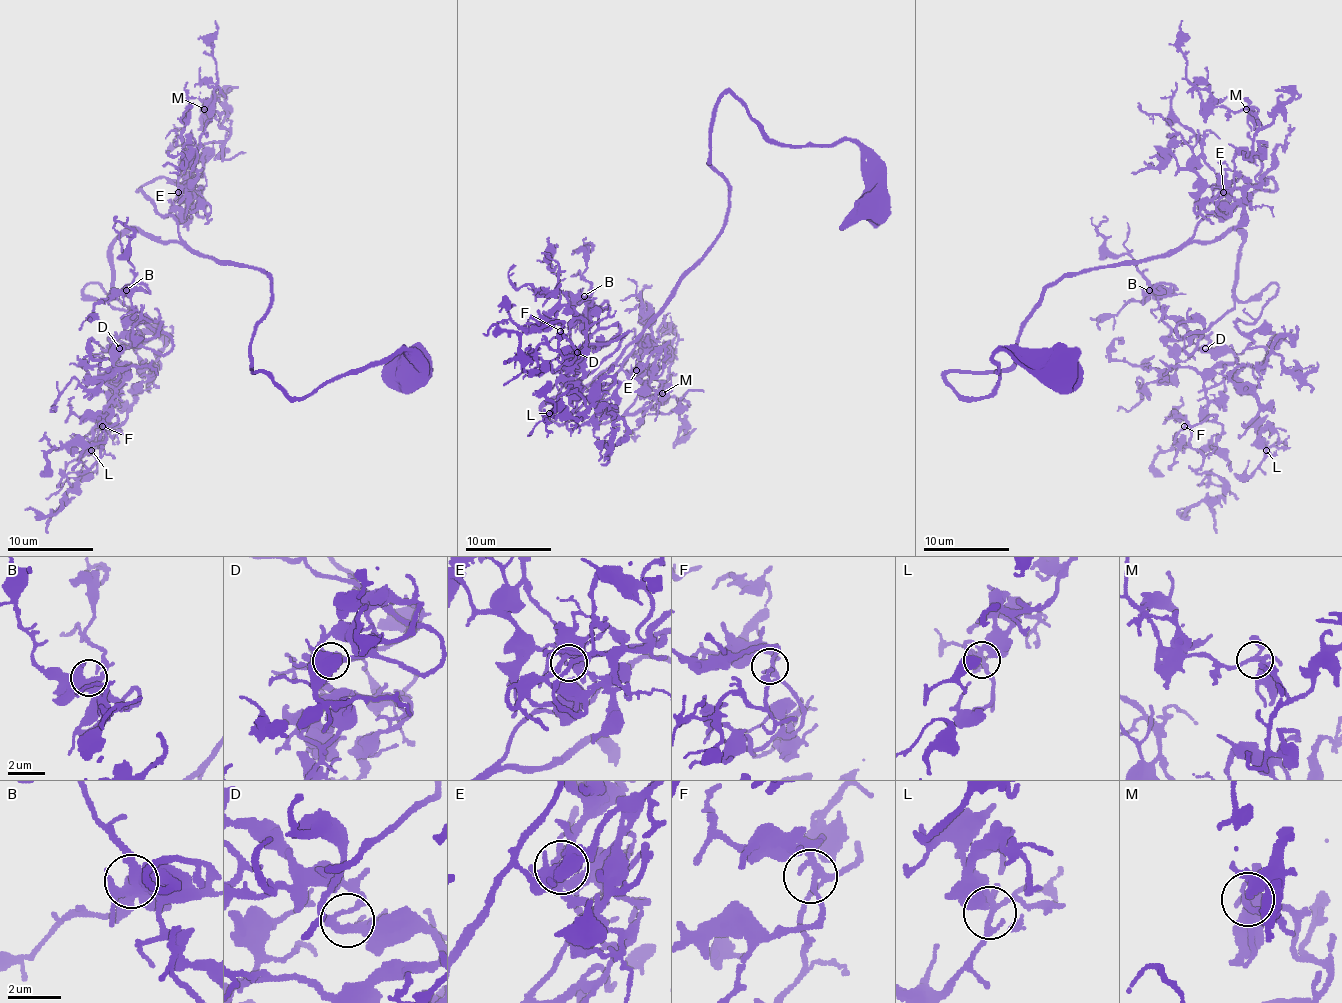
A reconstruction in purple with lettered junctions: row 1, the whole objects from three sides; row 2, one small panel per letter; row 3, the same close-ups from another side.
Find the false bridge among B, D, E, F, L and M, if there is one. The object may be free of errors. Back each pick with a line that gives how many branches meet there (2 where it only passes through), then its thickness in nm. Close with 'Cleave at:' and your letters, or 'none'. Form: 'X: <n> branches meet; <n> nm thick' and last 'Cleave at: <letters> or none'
Cleave at: none

